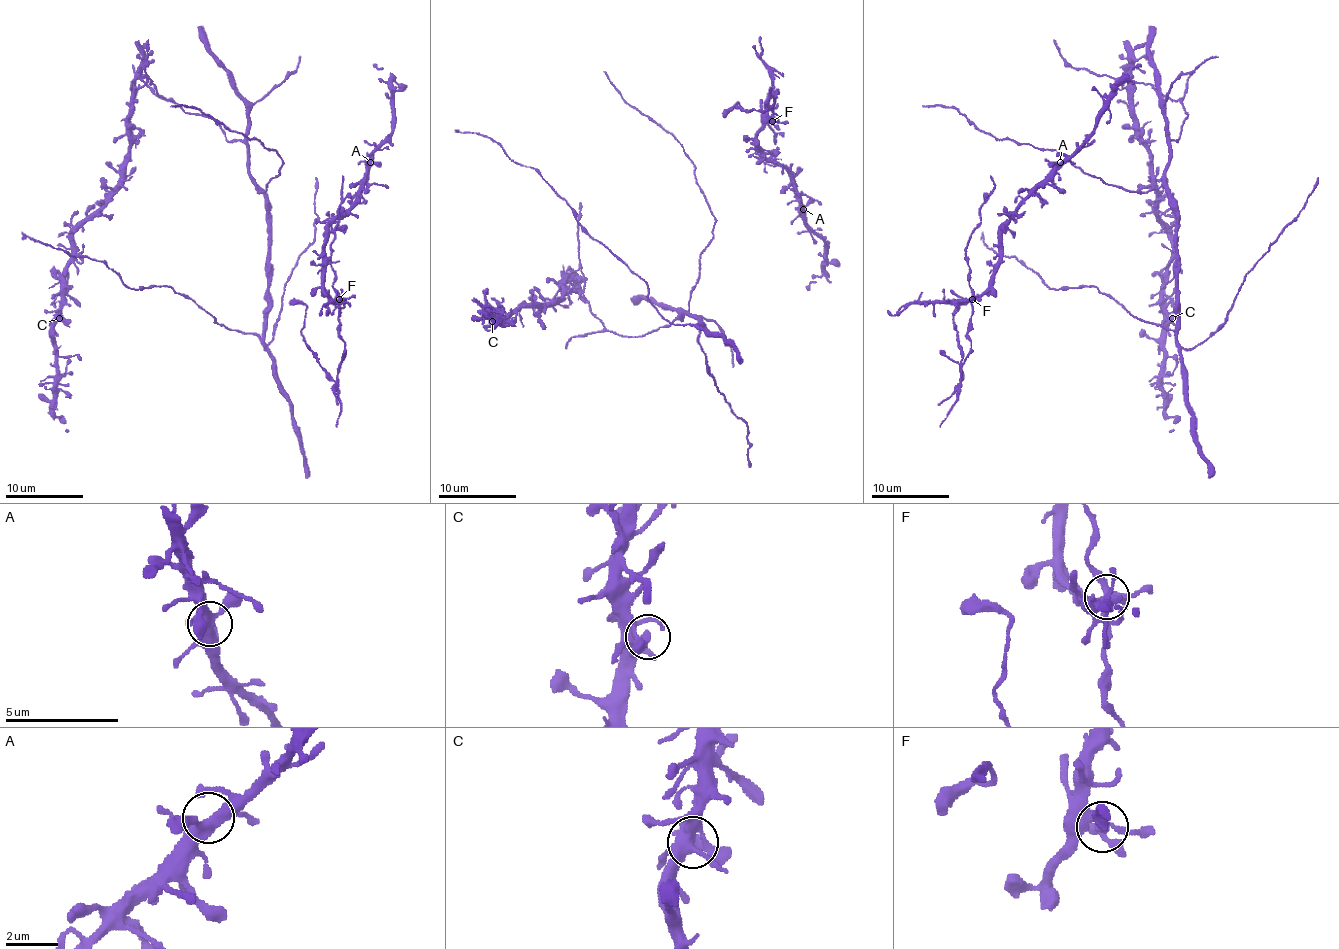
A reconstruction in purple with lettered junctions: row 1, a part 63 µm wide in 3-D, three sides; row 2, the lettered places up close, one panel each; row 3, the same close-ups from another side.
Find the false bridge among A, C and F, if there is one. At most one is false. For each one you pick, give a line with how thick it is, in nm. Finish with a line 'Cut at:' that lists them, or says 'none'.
F: Thickness 280 nm
Cut at: F

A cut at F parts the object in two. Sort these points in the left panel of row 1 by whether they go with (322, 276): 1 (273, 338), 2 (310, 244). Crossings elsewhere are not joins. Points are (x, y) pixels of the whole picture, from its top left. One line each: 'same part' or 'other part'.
1: same part
2: same part

